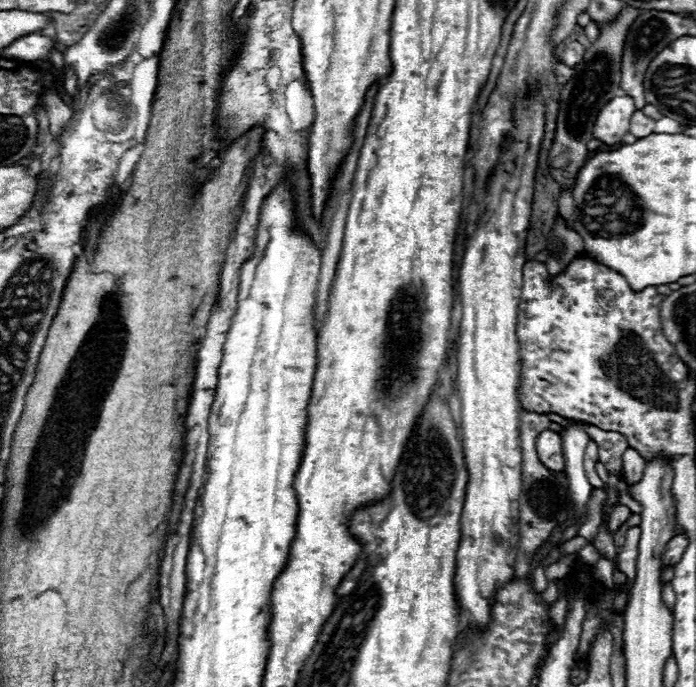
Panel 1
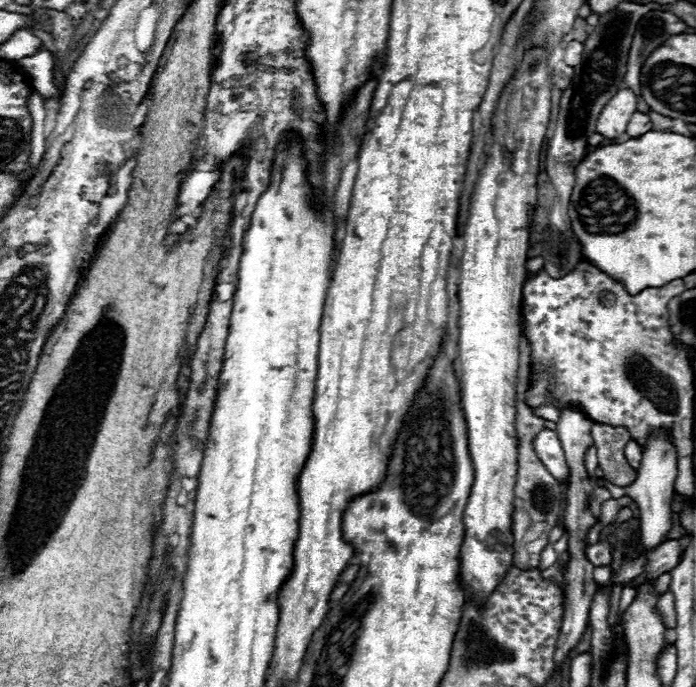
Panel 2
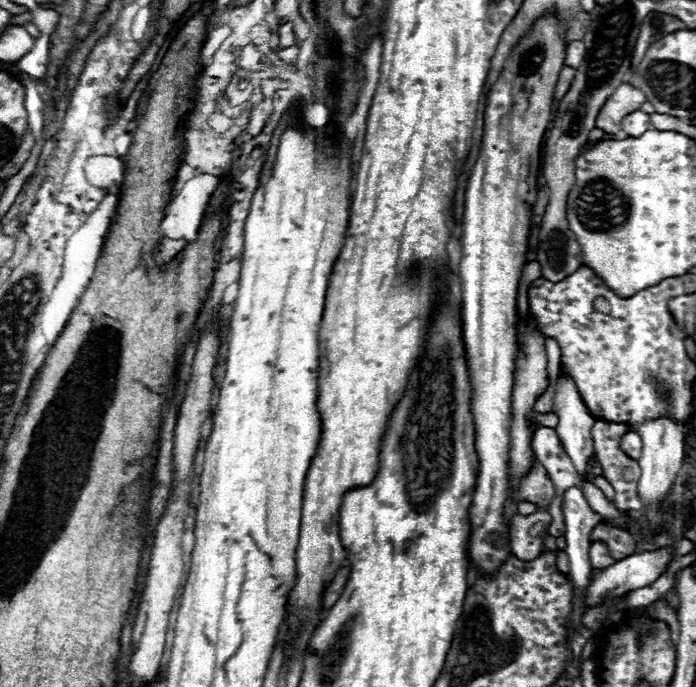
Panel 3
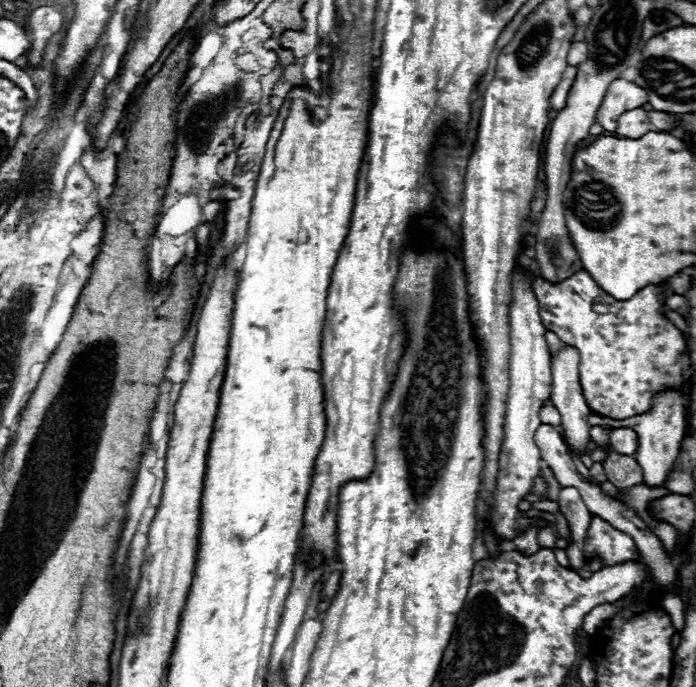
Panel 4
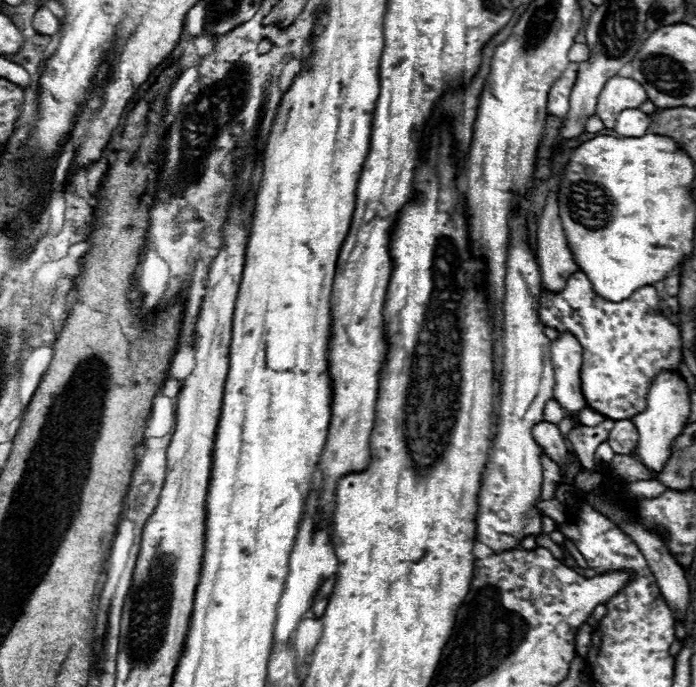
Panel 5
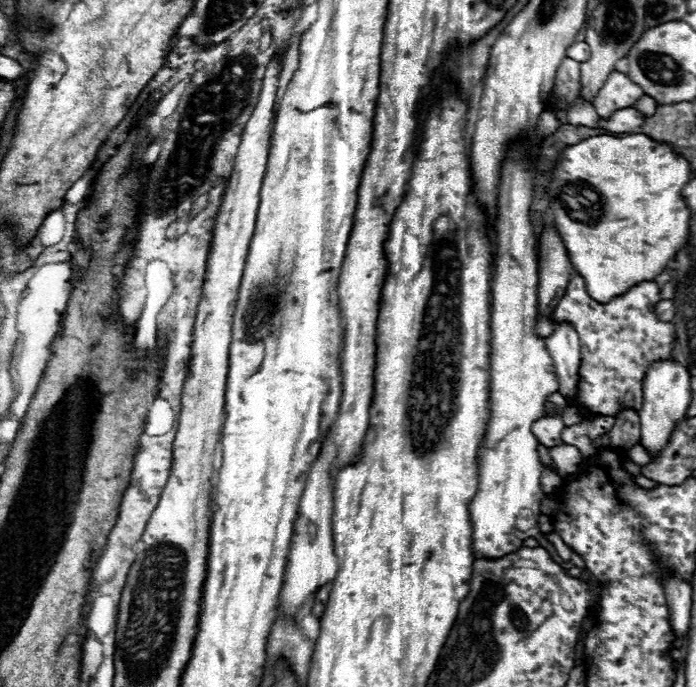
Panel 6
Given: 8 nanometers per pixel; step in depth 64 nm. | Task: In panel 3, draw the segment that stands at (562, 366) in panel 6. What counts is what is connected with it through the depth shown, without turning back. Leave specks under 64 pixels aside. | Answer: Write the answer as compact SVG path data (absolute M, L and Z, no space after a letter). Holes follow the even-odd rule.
M558 378L556 396L554 396L554 412L558 416L556 432L562 436L562 446L570 456L578 476L586 480L588 474L588 458L594 454L590 430L594 426L594 418L584 406L576 386L572 380Z

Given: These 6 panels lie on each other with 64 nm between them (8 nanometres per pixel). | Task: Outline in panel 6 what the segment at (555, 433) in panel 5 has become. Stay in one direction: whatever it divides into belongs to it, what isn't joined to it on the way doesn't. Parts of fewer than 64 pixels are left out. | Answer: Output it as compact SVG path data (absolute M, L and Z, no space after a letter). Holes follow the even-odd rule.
M542 416L540 420L536 420L532 424L532 432L536 436L536 440L540 444L544 444L546 448L554 448L554 446L562 446L562 434L564 424L562 424L562 416Z

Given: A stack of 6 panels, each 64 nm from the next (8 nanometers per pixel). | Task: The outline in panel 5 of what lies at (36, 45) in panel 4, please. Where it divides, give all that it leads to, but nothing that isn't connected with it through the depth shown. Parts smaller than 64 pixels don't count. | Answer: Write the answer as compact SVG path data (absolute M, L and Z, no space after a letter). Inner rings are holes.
M38 8L34 18L32 18L32 28L40 34L40 36L52 36L60 30L60 20L46 8Z

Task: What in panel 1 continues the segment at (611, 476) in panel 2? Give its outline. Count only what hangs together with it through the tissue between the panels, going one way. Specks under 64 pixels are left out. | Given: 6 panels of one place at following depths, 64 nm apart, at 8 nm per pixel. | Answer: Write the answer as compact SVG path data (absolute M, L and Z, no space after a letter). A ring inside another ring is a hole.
M586 426L586 434L600 448L600 462L608 472L622 472L622 454L628 448L626 438L620 432L606 432L596 426Z

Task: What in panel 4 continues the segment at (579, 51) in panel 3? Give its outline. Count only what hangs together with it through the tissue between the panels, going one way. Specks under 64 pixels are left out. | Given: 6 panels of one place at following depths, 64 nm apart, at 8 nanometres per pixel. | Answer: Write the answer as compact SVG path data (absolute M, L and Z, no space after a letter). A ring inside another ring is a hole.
M572 42L566 62L568 62L570 66L578 66L578 64L582 64L582 62L586 60L586 56L588 56L586 44L584 44L584 42Z

